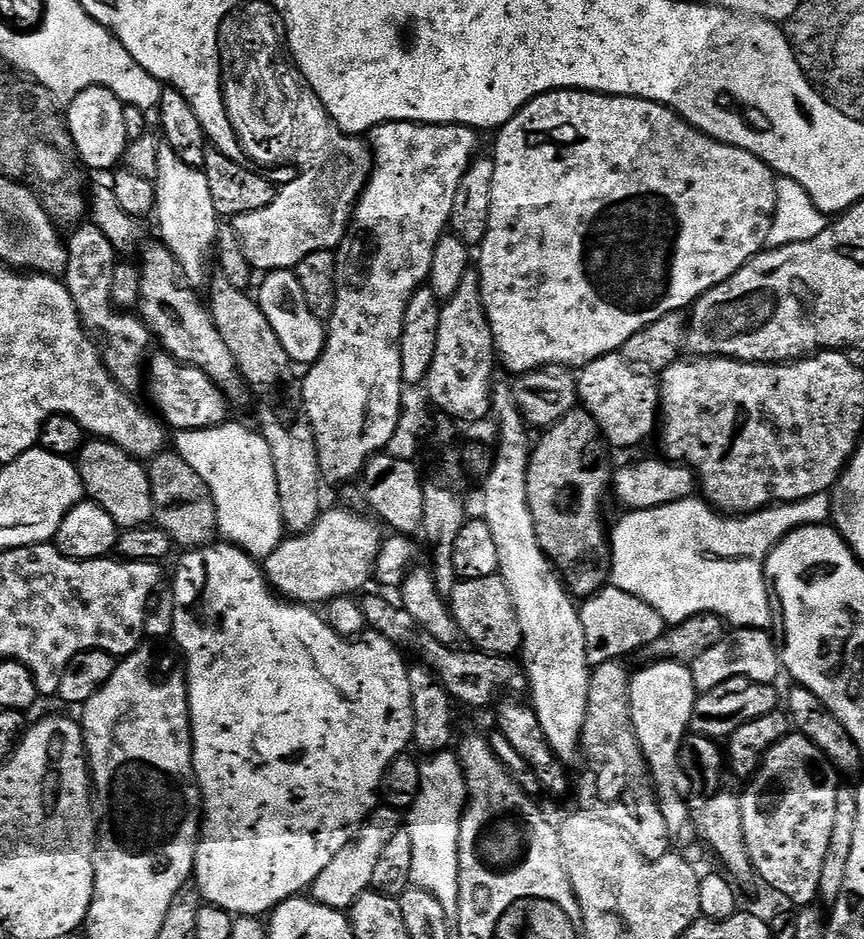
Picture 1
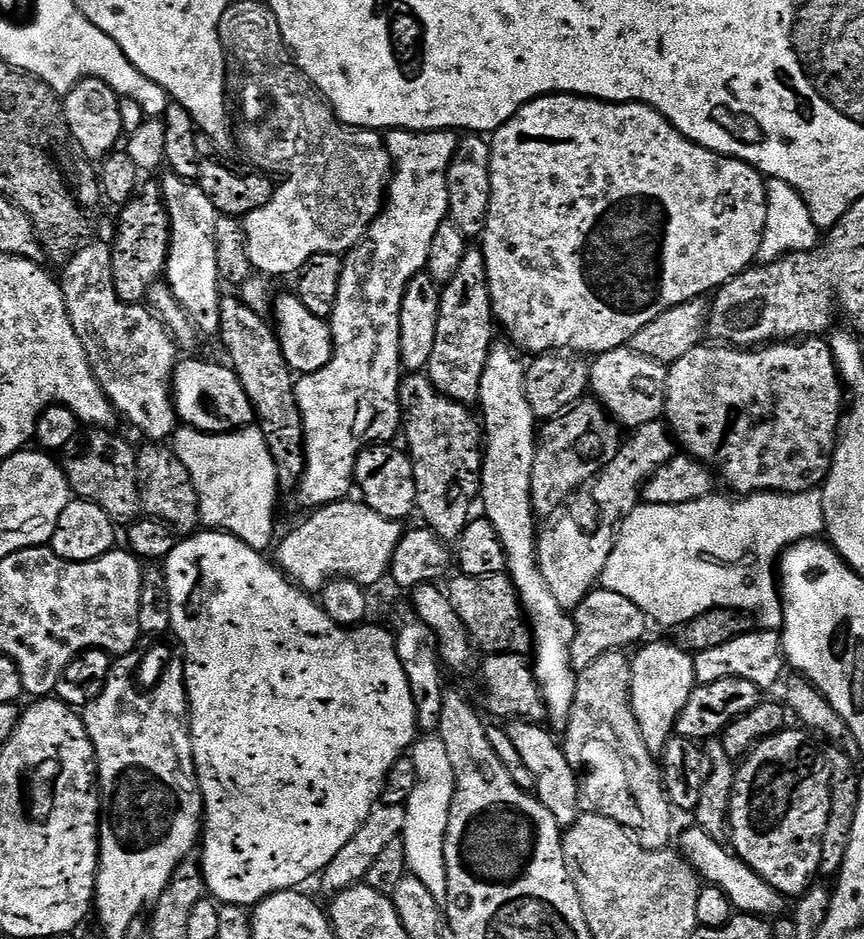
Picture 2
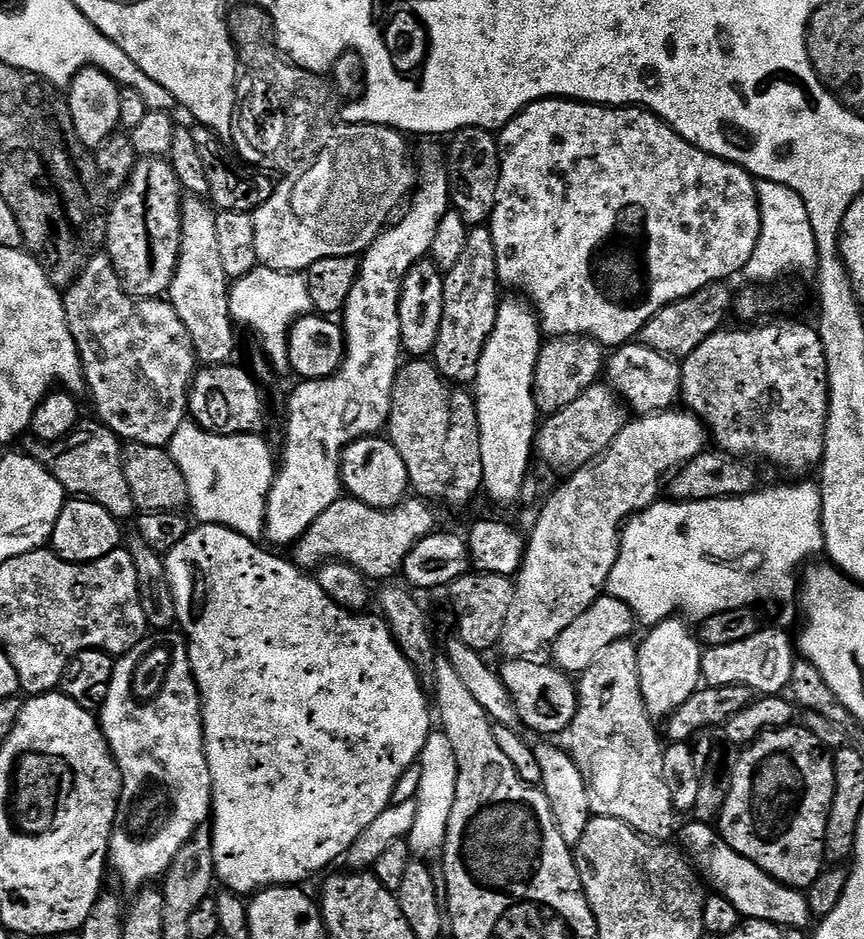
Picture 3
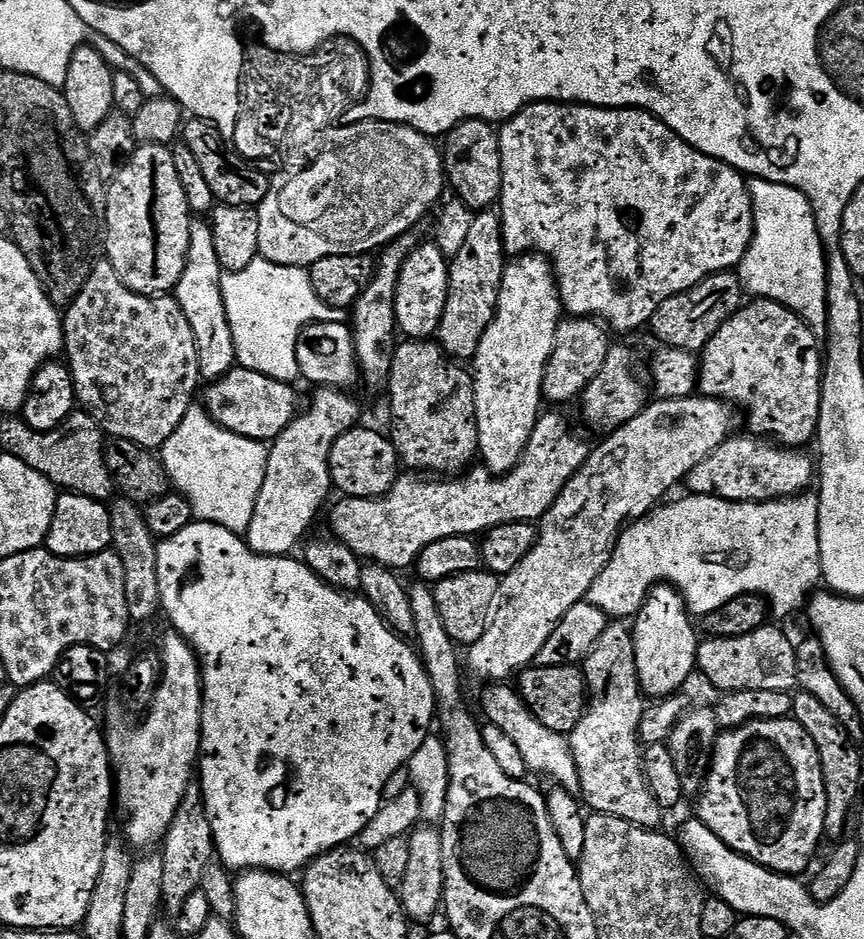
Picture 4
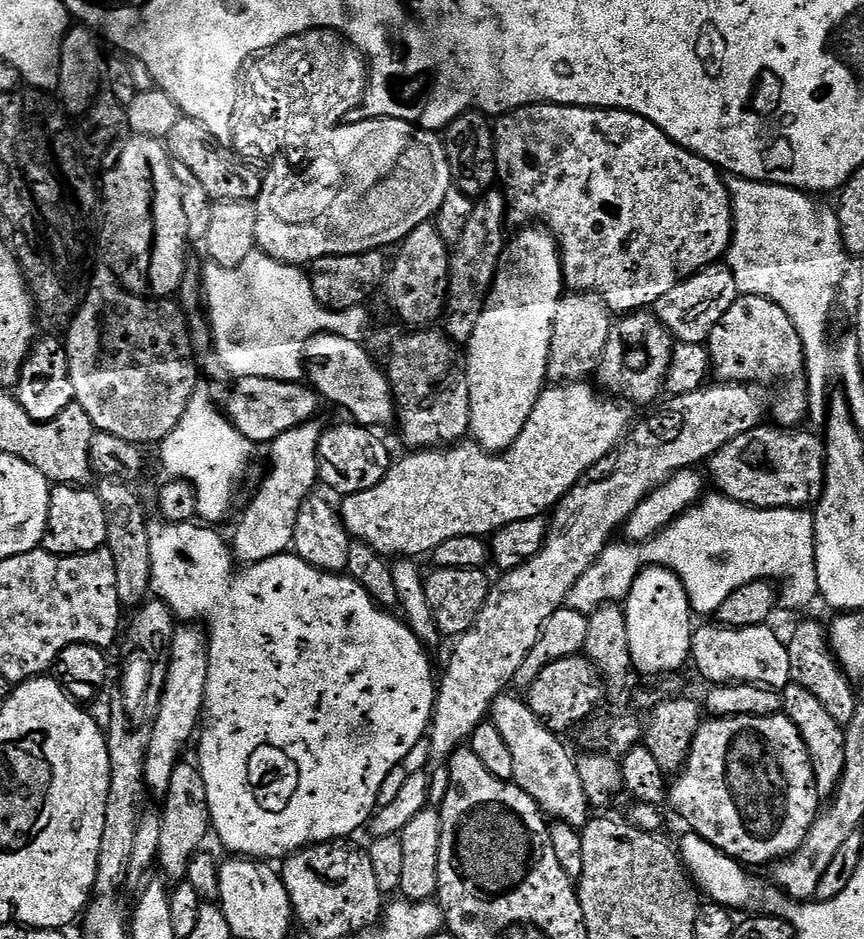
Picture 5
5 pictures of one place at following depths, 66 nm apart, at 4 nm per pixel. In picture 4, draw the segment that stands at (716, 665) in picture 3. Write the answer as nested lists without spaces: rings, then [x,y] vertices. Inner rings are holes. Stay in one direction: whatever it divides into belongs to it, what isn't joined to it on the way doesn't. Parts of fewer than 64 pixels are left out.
[[[765,626],[738,638],[704,638],[696,649],[696,666],[721,693],[742,690],[792,692],[796,682],[796,649],[778,629]]]

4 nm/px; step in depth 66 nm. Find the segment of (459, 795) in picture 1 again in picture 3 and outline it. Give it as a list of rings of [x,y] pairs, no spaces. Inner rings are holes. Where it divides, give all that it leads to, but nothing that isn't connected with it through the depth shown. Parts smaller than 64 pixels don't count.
[[[439,730],[429,732],[426,746],[420,752],[418,761],[420,780],[416,783],[416,817],[414,826],[406,837],[409,848],[420,858],[432,856],[444,847],[444,839],[448,833],[448,819],[452,813],[454,794],[456,793],[456,763],[454,752],[450,750],[450,742]]]

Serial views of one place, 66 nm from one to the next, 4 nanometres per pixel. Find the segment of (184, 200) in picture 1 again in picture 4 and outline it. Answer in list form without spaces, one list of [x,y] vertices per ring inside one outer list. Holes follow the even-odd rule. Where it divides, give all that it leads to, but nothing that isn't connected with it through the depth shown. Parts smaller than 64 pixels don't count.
[[[198,218],[191,224],[187,266],[176,284],[174,295],[194,331],[195,345],[198,346],[200,377],[203,381],[211,382],[219,380],[235,367],[237,359],[230,334],[228,312],[221,294],[221,278],[224,271],[218,262],[211,225],[207,221],[202,221],[204,220]]]

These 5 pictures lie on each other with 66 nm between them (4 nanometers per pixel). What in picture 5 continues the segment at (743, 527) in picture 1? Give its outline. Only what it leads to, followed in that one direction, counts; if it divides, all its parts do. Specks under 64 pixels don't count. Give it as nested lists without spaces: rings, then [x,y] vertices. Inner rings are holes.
[[[723,494],[715,495],[710,500],[705,499],[697,503],[654,538],[643,542],[616,542],[605,548],[594,566],[572,588],[566,601],[567,607],[590,616],[600,607],[627,601],[640,573],[653,566],[669,568],[670,571],[678,573],[688,586],[688,596],[692,599],[693,609],[697,613],[715,614],[718,606],[726,602],[726,598],[730,598],[736,590],[755,580],[784,580],[782,604],[788,608],[808,608],[818,600],[820,587],[816,569],[815,515],[803,508],[752,508],[748,504],[739,504],[737,500],[729,500]]]

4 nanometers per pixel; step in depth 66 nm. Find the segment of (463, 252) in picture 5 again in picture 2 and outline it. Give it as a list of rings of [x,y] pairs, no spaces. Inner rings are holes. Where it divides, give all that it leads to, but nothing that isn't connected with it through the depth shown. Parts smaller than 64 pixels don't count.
[[[469,247],[458,265],[458,274],[443,285],[438,310],[438,334],[426,369],[428,381],[446,398],[459,404],[475,405],[480,398],[482,374],[494,347],[492,335],[498,332],[492,314],[492,299],[486,274],[486,258],[479,247]]]

